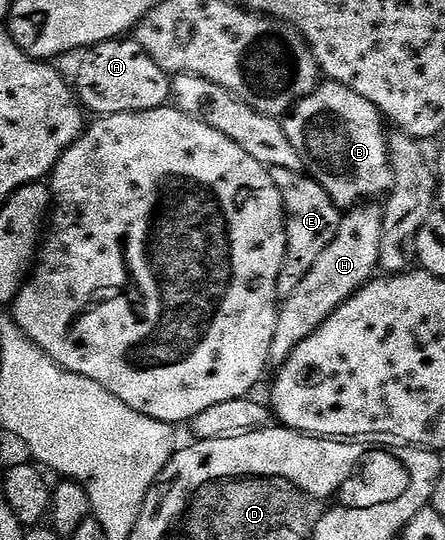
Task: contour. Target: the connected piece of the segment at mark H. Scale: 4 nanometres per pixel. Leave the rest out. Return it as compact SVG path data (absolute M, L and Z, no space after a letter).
M364 203L348 209L342 214L337 235L317 263L313 263L313 271L305 275L293 295L282 298L277 315L277 331L273 331L273 347L270 364L278 367L284 365L292 351L299 346L341 303L345 303L363 285L376 276L381 255L381 227L383 226L383 205Z

